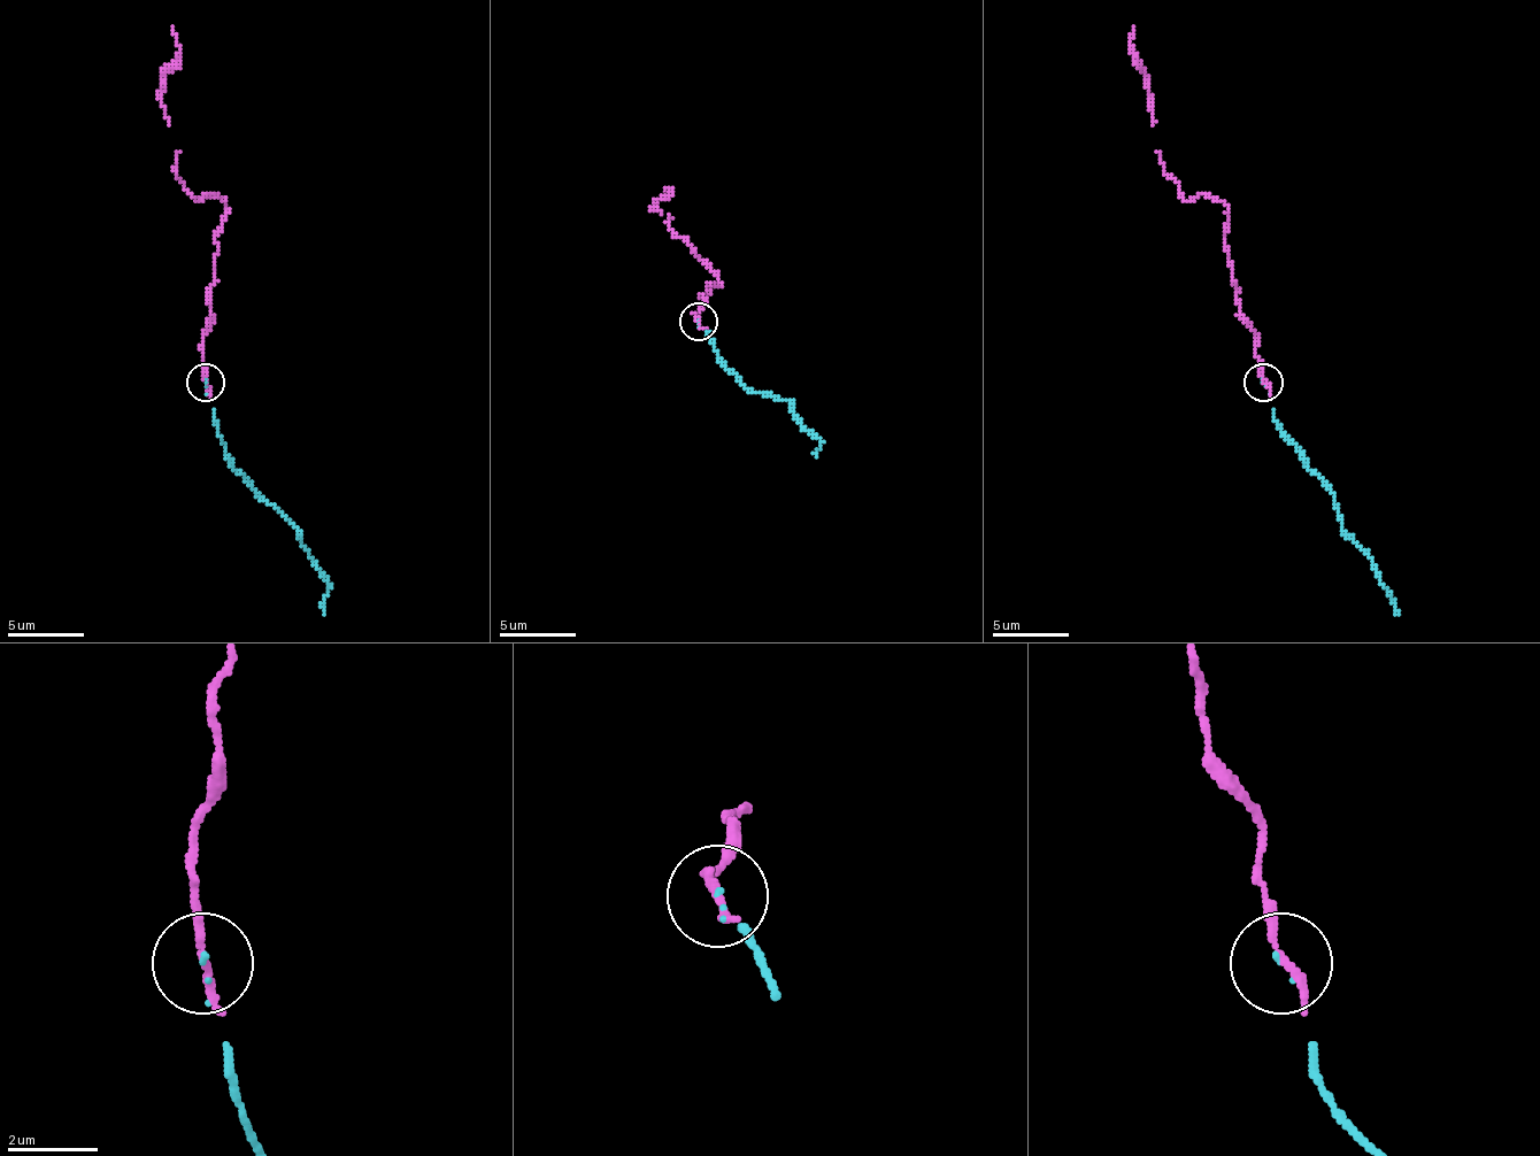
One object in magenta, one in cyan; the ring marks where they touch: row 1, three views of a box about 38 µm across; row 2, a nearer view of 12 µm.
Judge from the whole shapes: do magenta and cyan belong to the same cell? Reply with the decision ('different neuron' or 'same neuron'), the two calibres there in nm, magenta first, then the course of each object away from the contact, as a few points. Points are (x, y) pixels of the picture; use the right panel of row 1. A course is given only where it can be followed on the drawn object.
same neuron; calibres 160 and 40 nm; course magenta (1262, 383), (1255, 330), (1239, 310), (1224, 239), (1227, 208), (1201, 193), (1186, 201), (1163, 170), (1133, 27); course cyan (1262, 383), (1273, 421), (1300, 459), (1331, 490), (1346, 531), (1384, 584), (1399, 615)

